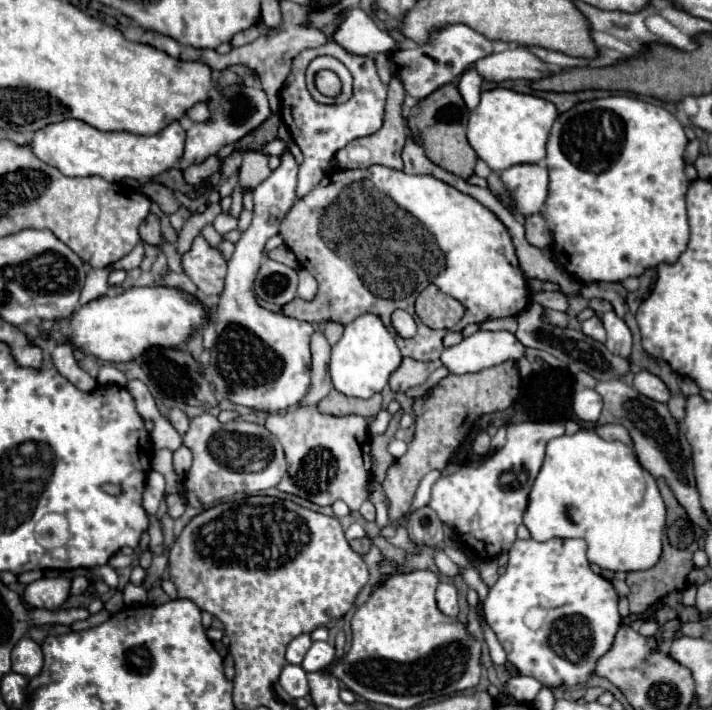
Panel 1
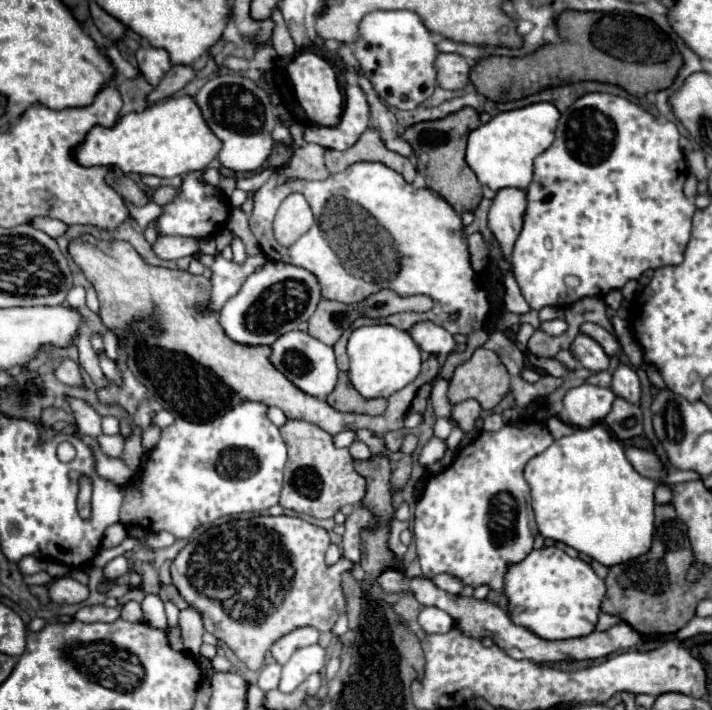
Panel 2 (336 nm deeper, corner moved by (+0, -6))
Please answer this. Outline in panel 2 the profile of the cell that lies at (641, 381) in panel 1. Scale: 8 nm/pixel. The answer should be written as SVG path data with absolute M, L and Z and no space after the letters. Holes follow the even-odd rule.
M618 365L618 369L612 375L612 391L616 391L618 397L628 399L630 403L640 403L642 387L636 371L628 365Z

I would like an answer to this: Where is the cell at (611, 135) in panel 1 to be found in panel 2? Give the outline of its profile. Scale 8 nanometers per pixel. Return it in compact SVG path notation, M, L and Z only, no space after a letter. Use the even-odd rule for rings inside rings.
M586 93L580 99L576 99L572 103L572 107L568 107L562 113L562 117L558 119L554 143L548 147L548 151L540 153L534 161L534 179L526 189L528 209L526 209L526 215L524 215L524 227L522 227L522 233L520 233L520 237L514 245L514 251L512 251L514 277L516 277L516 281L522 289L524 299L530 303L532 309L542 309L546 305L564 309L564 307L572 305L576 299L582 299L582 297L592 297L592 295L604 297L610 289L622 289L626 285L626 281L640 279L640 275L646 269L680 265L684 261L684 251L686 251L686 245L690 241L692 215L696 211L696 205L682 191L686 175L688 175L688 167L686 167L686 159L684 159L684 153L682 153L678 141L680 141L680 133L678 133L674 123L658 121L656 117L652 117L648 111L644 111L636 103L632 103L624 97L608 95L608 93ZM568 275L578 277L578 285L572 287L572 289L562 283L562 277L568 277Z

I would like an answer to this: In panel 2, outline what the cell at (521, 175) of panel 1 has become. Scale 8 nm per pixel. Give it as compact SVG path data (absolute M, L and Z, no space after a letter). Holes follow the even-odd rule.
M506 187L496 193L488 213L488 227L502 245L504 255L512 253L512 247L522 231L526 213L526 191L516 187Z

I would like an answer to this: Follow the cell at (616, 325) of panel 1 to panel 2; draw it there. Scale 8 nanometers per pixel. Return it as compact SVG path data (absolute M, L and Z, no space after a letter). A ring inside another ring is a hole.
M582 323L580 333L584 333L584 335L588 335L588 337L596 339L596 341L602 345L602 349L606 351L606 355L608 355L608 357L616 355L616 353L618 353L618 349L620 349L620 345L618 345L616 337L614 337L610 331L606 331L604 327L596 325L596 323Z

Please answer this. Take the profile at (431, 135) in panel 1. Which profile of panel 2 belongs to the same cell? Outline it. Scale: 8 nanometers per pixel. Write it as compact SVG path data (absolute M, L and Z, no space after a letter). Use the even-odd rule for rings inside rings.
M464 107L456 113L450 113L444 119L416 123L408 127L402 135L414 147L418 171L426 177L428 187L438 191L438 195L442 195L458 213L476 209L482 199L482 185L478 183L474 171L464 161L468 131L476 129L478 125L480 125L478 111L474 111L472 107Z

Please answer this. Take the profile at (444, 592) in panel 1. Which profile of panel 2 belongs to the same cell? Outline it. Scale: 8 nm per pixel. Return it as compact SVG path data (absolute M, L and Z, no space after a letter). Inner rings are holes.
M424 607L418 615L418 623L426 633L446 633L454 627L452 617L438 607Z

